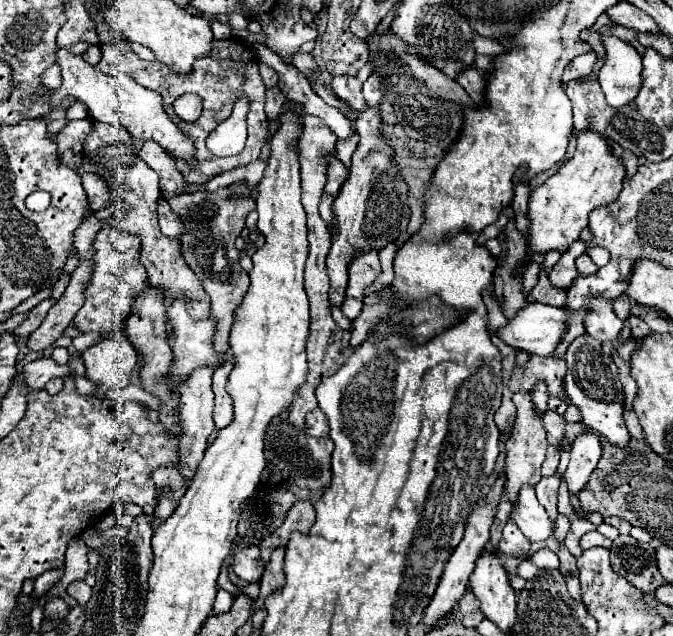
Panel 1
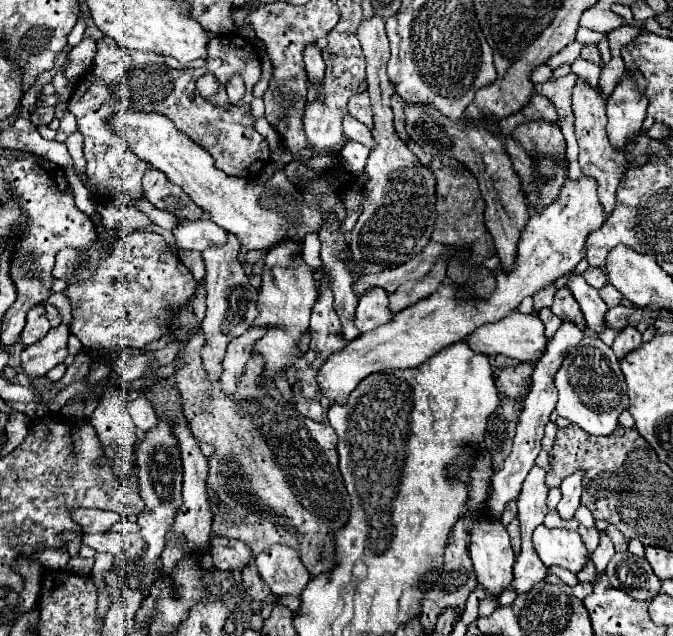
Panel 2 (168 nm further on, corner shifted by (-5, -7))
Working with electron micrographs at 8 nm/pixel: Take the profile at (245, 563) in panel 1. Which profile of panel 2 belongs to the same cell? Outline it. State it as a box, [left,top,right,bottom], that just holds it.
[210,537,252,571]

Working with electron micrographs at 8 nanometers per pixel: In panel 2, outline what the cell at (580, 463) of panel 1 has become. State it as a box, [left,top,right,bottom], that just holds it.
[558,471,584,519]

